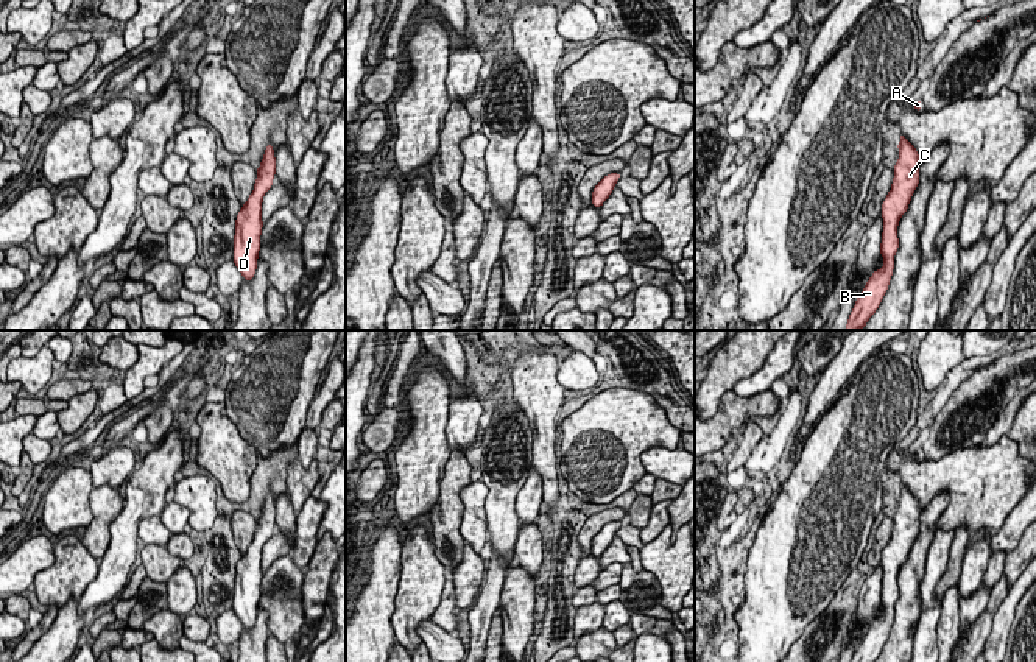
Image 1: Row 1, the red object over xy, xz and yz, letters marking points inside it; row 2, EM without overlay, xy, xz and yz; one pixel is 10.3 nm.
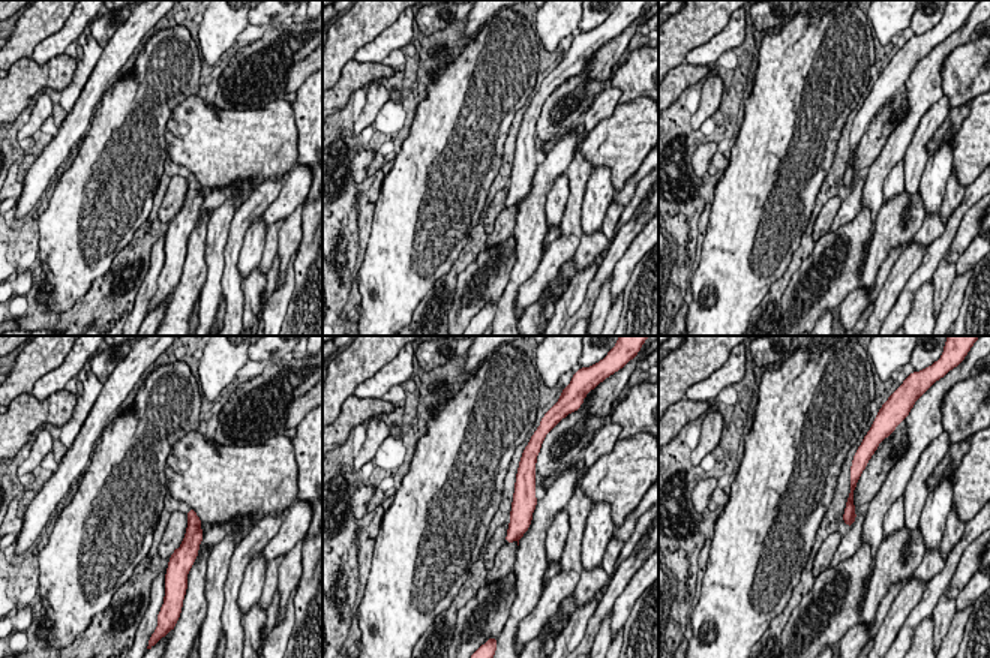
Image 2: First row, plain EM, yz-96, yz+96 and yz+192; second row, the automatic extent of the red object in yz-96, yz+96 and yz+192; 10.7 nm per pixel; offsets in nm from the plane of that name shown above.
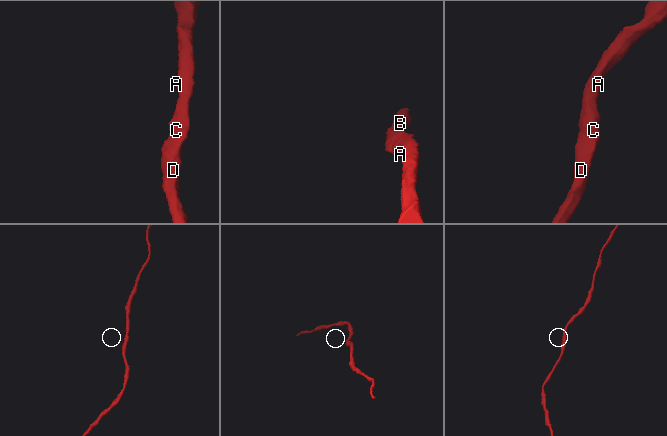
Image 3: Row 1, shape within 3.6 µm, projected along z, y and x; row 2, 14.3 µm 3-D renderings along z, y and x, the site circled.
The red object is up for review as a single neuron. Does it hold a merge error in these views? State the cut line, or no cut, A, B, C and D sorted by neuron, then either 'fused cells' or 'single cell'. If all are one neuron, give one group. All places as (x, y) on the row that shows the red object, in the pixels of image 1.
no cut; A B C D; single cell

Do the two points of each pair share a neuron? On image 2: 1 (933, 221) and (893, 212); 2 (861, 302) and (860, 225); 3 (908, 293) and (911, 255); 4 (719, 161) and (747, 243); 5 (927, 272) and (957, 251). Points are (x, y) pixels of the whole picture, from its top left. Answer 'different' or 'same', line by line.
1: different
2: different
3: different
4: different
5: different

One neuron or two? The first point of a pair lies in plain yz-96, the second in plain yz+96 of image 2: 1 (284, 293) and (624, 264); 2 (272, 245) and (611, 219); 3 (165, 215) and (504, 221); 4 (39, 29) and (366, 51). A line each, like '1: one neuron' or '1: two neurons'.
1: one neuron
2: one neuron
3: two neurons
4: two neurons

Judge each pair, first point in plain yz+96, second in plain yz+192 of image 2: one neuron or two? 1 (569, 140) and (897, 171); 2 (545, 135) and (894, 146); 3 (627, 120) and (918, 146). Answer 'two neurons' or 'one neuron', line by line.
1: two neurons
2: two neurons
3: two neurons

